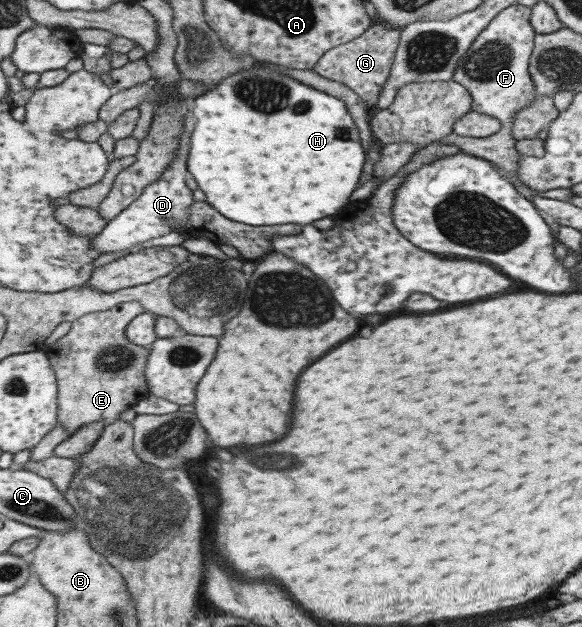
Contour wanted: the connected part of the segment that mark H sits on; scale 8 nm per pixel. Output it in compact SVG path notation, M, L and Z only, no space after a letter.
M252 62L250 68L246 70L238 70L235 74L230 74L226 78L218 80L208 90L194 99L194 105L190 110L190 116L194 117L194 128L190 130L190 148L188 148L188 158L186 160L187 171L192 174L197 188L200 188L206 196L206 202L220 212L224 218L232 220L232 222L242 222L248 226L276 226L276 224L310 224L314 220L326 218L336 214L338 208L342 208L344 204L348 204L348 196L354 192L354 188L358 186L360 174L362 174L362 166L364 166L364 152L358 140L358 132L356 125L352 122L346 106L342 104L342 100L334 98L320 90L314 90L306 84L300 82L292 82L294 78L274 72L274 66L264 63Z

